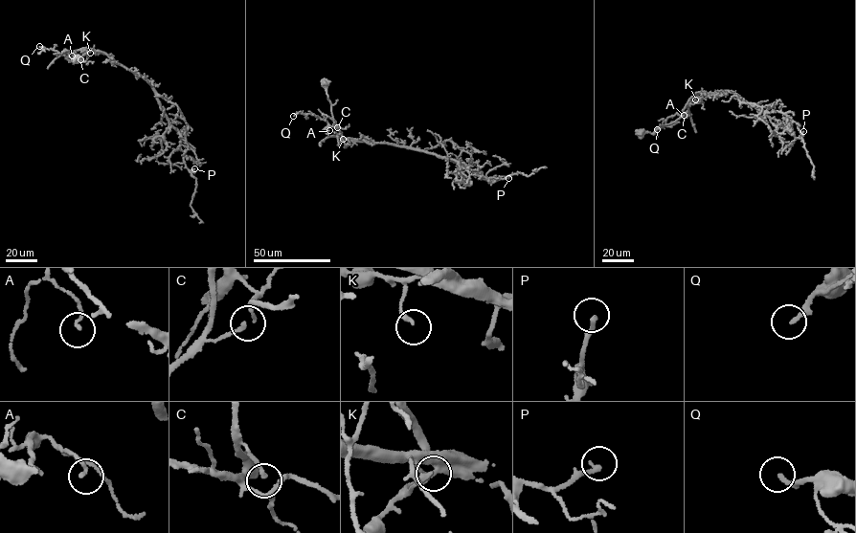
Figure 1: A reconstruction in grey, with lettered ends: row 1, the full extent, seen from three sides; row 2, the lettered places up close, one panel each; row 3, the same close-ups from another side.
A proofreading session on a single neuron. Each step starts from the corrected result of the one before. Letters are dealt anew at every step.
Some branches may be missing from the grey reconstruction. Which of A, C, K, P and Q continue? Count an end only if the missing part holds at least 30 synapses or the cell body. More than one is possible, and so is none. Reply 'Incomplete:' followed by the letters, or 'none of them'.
Incomplete: Q

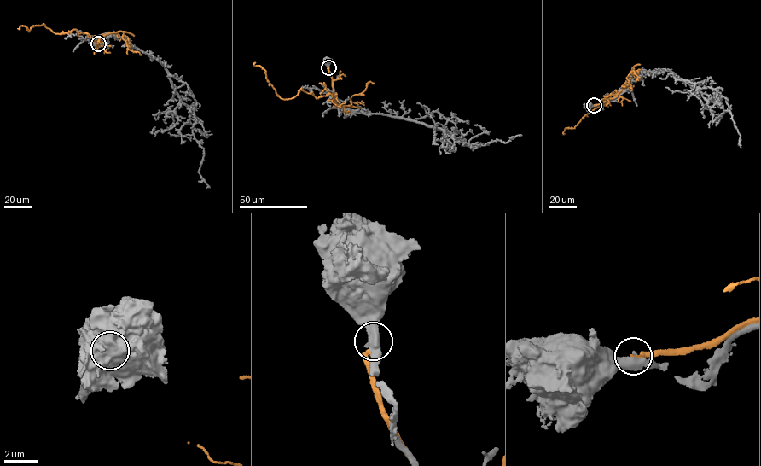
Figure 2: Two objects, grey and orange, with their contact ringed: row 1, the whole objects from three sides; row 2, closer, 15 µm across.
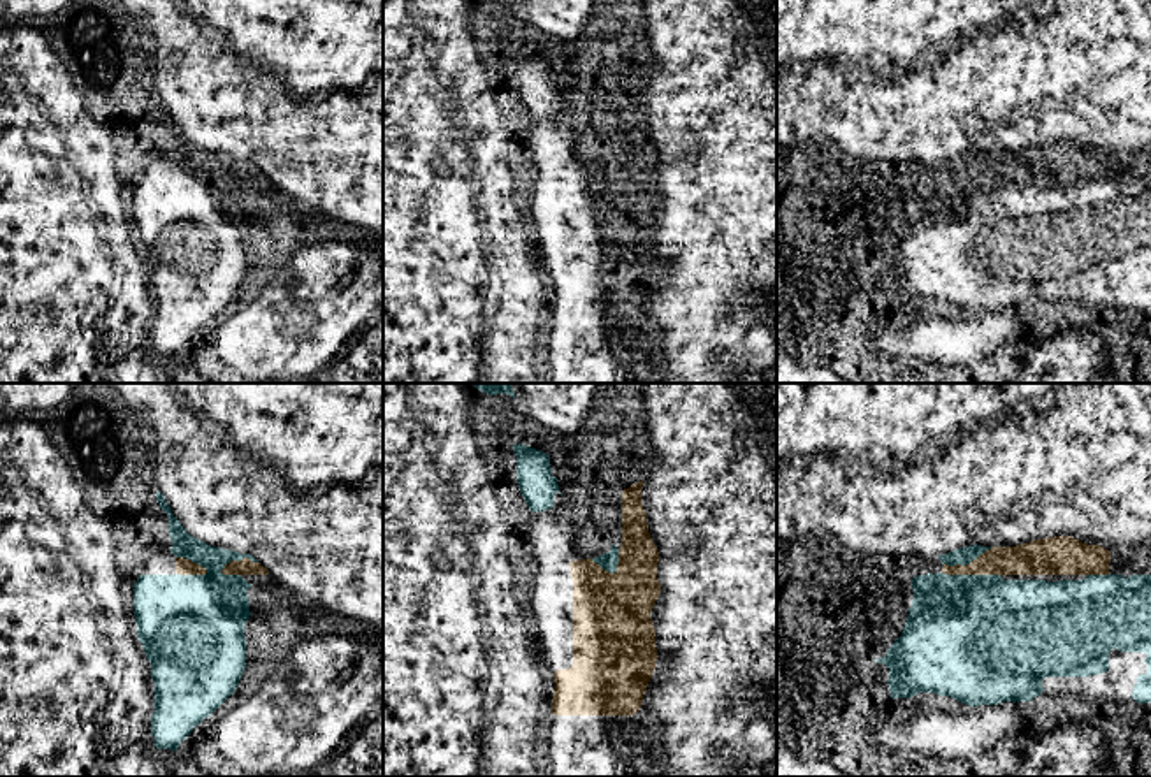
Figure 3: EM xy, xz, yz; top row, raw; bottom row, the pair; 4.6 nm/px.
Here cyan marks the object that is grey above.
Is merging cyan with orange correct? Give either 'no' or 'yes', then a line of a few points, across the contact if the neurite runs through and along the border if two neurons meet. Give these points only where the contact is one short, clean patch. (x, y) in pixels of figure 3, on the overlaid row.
no

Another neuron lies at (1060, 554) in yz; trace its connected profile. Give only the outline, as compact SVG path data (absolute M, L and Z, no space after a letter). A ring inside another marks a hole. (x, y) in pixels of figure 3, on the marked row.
M1072 536L993 547L970 564L944 564L945 575L1109 575L1111 552Z

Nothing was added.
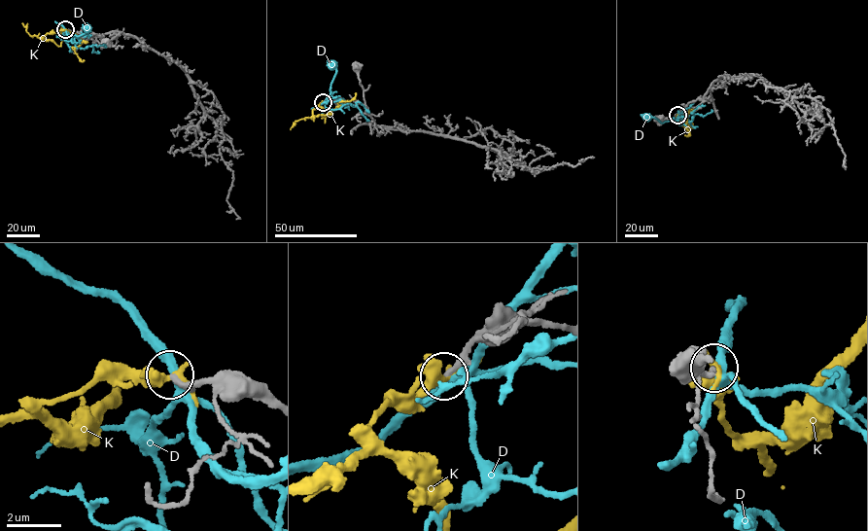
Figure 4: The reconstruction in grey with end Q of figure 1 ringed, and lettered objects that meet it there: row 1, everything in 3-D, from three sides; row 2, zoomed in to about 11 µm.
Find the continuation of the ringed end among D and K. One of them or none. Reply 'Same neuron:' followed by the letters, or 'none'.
Same neuron: none

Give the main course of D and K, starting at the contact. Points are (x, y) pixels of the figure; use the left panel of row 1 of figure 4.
D: (65, 30), (69, 36), (78, 36), (88, 31), (86, 28)
K: (65, 30), (56, 32), (61, 29), (82, 40), (74, 49), (80, 60), (84, 60)

